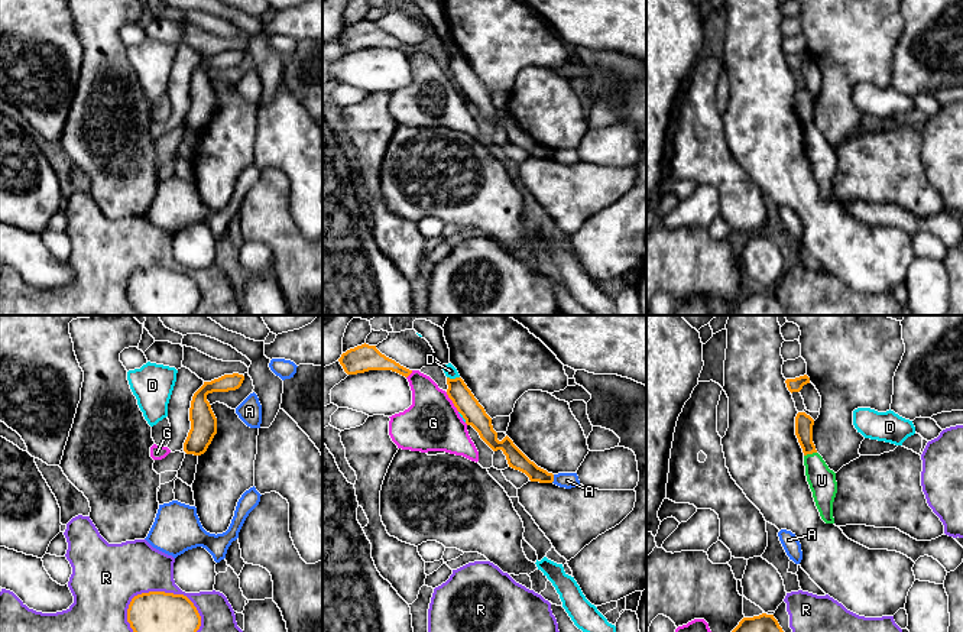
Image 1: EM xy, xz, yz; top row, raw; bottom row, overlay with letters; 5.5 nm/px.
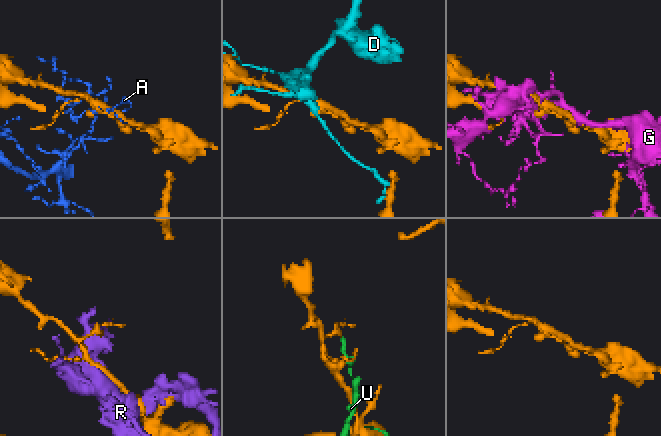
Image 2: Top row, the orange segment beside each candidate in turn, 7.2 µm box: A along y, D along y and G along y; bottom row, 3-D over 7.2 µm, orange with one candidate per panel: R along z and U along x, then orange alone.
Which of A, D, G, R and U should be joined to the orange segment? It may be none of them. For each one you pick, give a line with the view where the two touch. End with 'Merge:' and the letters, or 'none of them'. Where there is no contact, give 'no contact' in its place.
Merge: none of them

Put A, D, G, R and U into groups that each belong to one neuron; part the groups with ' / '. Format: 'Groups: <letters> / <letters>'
Groups: A / D / G / R / U

